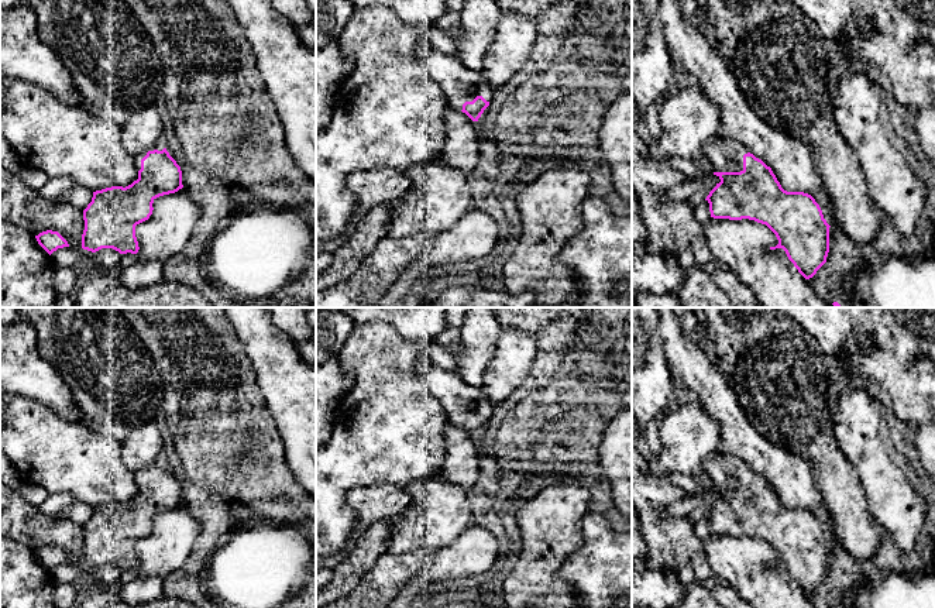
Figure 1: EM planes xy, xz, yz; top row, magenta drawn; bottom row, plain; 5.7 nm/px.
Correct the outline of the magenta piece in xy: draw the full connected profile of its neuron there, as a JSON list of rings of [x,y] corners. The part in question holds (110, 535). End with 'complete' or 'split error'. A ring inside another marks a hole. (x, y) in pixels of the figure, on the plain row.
[[[162,460],[154,467],[137,470],[134,475],[137,497],[126,504],[93,508],[92,518],[83,526],[83,566],[113,564],[120,570],[137,570],[135,542],[149,535],[157,513],[183,504],[181,482]]] | split error

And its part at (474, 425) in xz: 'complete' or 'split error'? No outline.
split error

